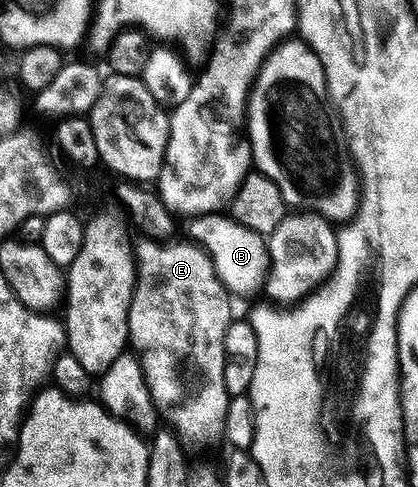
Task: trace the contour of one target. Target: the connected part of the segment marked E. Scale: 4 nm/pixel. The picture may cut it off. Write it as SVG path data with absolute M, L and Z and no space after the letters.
M147 237L134 243L136 288L128 314L128 341L138 356L157 412L169 419L181 440L204 443L224 434L229 393L222 381L226 329L234 322L230 292L219 279L208 252L192 241L161 241Z

